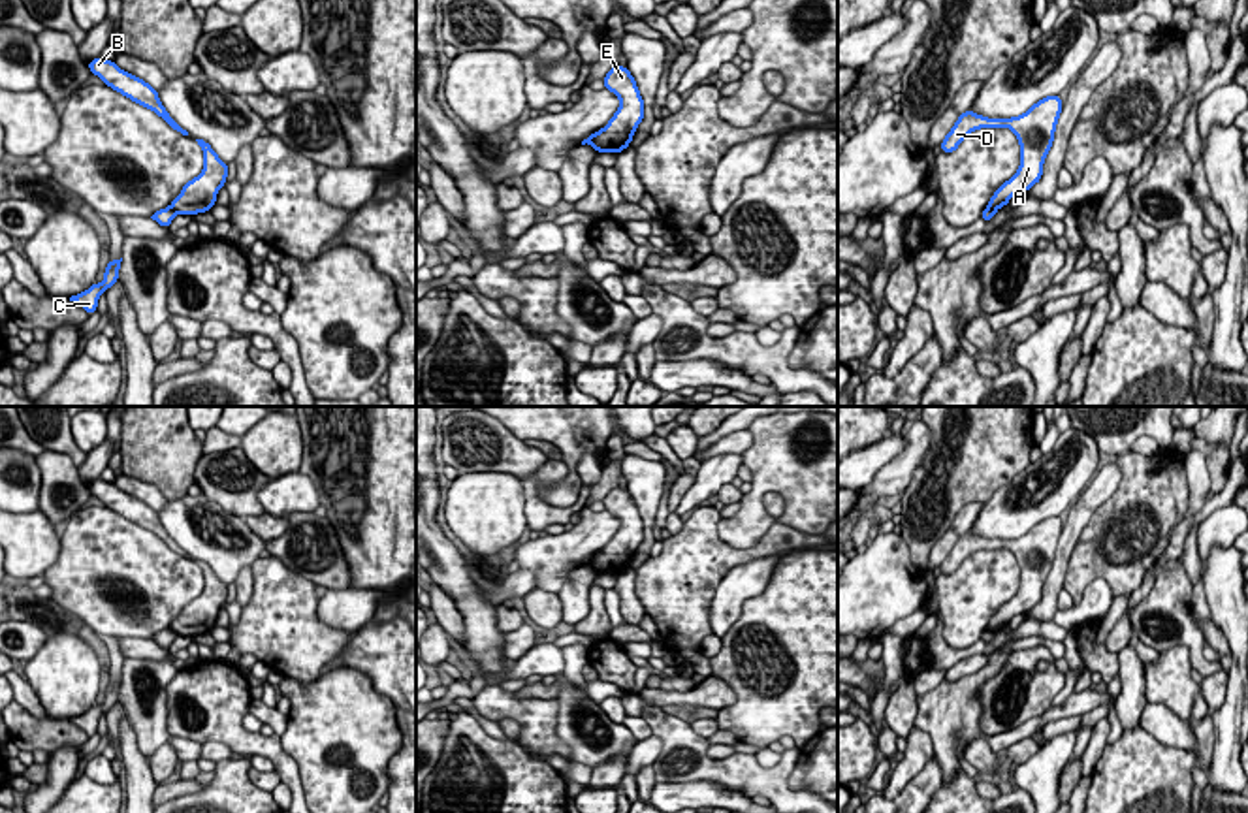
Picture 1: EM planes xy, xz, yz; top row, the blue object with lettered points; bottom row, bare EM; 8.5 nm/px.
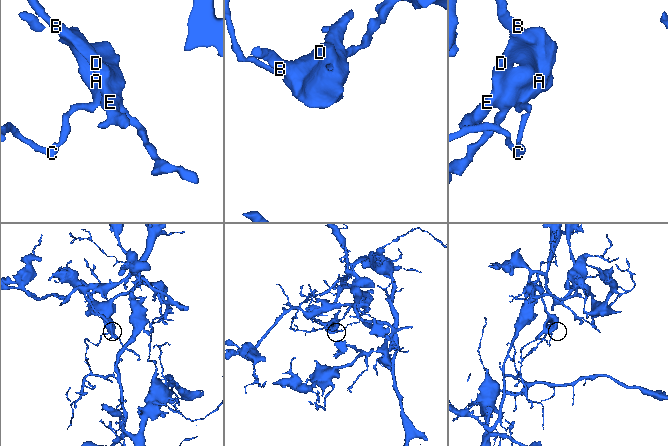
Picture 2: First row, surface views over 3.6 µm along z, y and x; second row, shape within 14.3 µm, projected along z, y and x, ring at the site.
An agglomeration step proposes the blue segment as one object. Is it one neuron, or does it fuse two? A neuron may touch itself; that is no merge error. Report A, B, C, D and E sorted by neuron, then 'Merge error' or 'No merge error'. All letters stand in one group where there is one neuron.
Groups: A B D E / C. Merge error

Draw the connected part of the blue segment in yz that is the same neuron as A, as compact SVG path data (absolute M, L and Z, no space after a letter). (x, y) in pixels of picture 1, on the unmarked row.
M1047 518L1033 525L1024 536L1011 540L988 540L968 531L958 538L941 563L941 574L954 574L958 566L981 550L1011 550L1020 566L1018 593L1005 602L990 619L988 630L998 632L1018 614L1028 614L1043 598L1043 585L1052 568L1056 546L1062 534L1062 519Z

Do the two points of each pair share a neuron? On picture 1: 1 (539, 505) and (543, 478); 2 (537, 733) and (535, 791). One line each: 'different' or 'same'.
1: same
2: different

